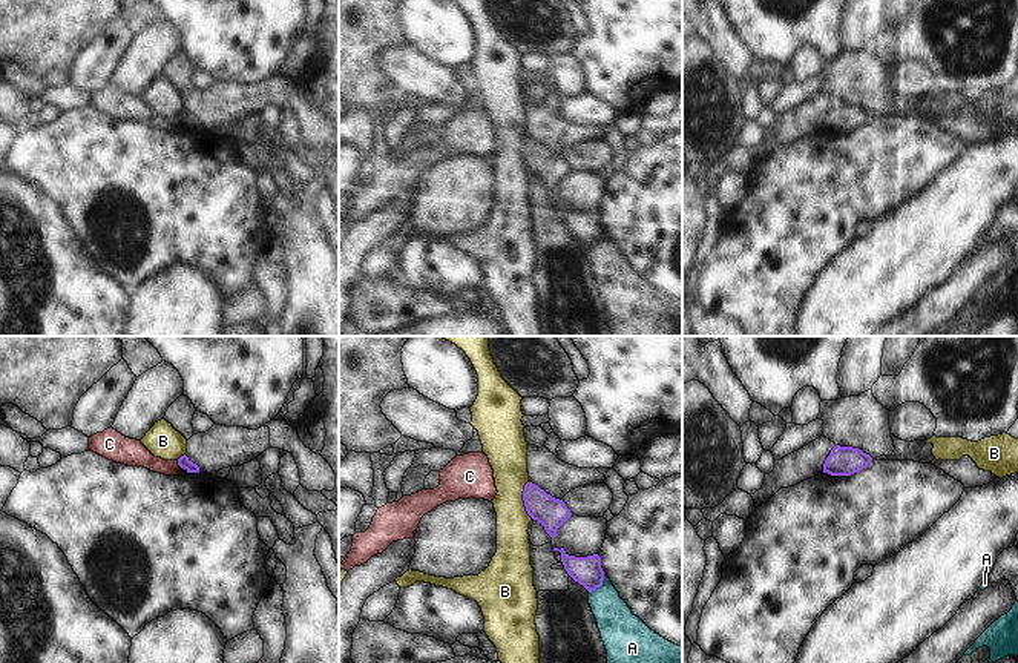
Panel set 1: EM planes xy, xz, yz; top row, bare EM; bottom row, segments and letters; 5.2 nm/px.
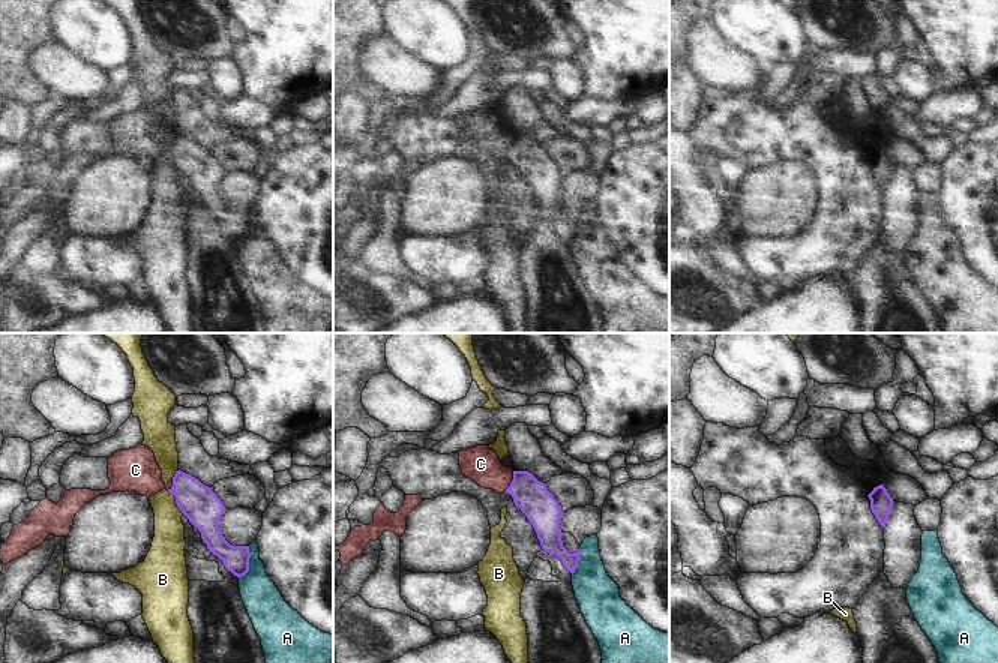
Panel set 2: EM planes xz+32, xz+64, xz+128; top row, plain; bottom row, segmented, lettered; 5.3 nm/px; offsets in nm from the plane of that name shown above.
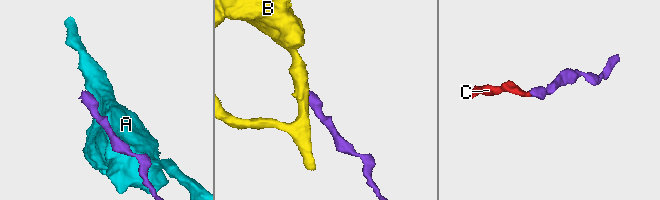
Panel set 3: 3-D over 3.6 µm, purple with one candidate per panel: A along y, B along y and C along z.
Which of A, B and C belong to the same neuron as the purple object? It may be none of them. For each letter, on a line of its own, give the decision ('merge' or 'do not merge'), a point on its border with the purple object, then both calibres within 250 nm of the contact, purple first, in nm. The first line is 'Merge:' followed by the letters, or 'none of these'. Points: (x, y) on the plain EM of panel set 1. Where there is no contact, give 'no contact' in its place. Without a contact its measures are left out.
Merge: C
A: do not merge; meets purple in xz at (600, 241); 150 nm thick on the purple side, 200 nm on the other
B: do not merge; meets purple in xz at (523, 155); 160 nm thick on the purple side, 200 nm on the other
C: merge; meets purple in xy at (178, 120); 60 nm thick on the purple side, 140 nm on the other

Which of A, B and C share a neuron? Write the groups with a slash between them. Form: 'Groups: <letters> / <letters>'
Groups: A / B / C

